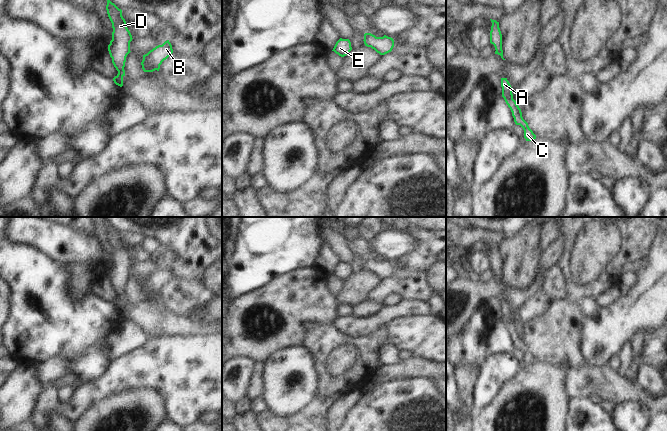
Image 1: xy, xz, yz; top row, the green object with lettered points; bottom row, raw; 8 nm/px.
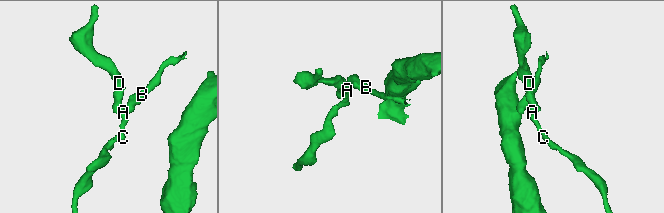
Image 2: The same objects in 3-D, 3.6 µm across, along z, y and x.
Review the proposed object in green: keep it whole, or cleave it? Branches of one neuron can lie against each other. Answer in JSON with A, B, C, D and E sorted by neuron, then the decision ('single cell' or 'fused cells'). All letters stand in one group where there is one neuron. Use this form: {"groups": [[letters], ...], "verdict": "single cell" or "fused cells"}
{"groups": [["A", "B", "C", "D", "E"]], "verdict": "single cell"}

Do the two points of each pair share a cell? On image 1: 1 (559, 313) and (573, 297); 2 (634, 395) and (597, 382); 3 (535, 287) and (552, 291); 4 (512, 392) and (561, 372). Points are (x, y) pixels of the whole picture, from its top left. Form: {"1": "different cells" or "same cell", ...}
{"1": "different cells", "2": "same cell", "3": "different cells", "4": "same cell"}

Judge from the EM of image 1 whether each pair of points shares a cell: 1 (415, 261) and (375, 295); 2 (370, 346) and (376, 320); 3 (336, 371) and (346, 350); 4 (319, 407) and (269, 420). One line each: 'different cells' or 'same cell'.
1: different cells
2: different cells
3: same cell
4: same cell

